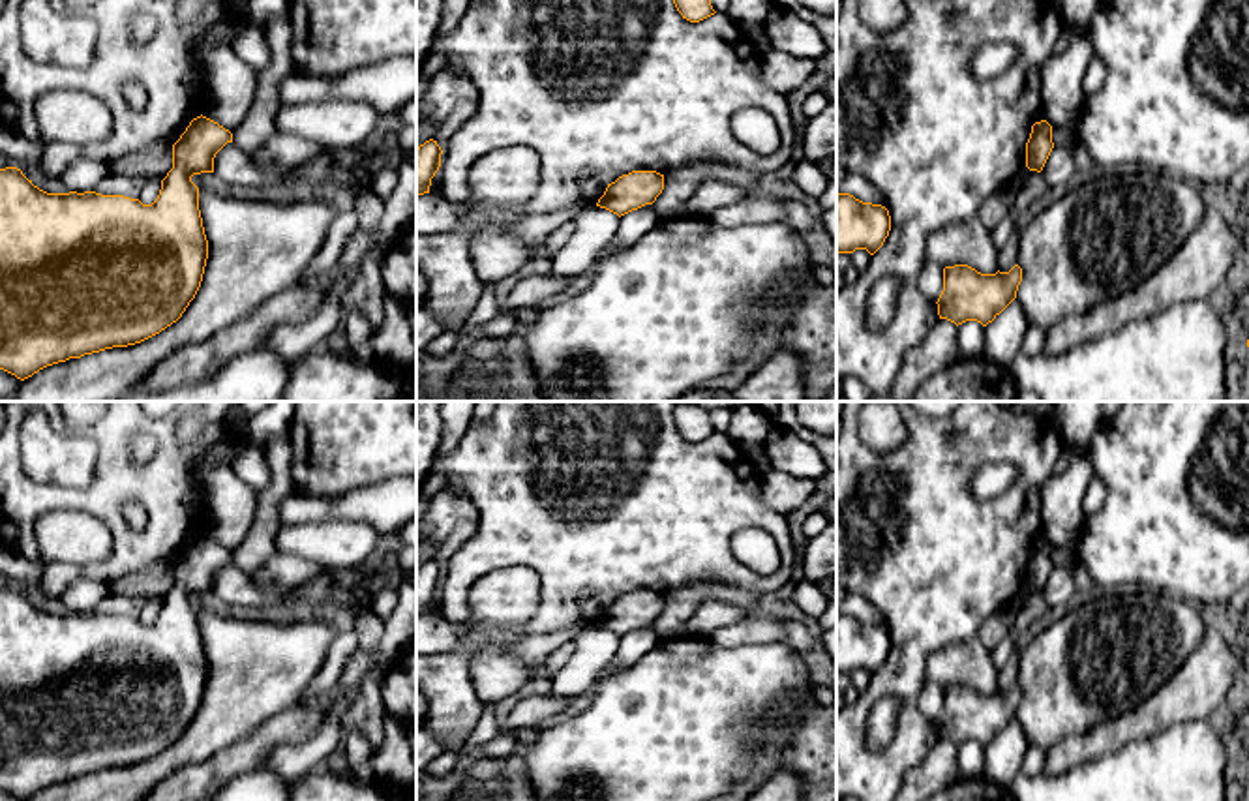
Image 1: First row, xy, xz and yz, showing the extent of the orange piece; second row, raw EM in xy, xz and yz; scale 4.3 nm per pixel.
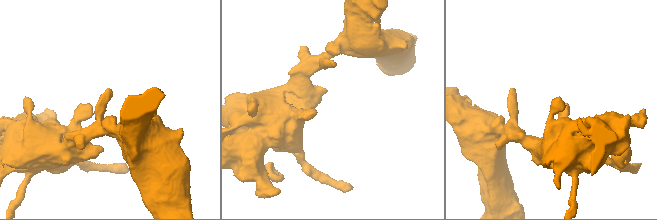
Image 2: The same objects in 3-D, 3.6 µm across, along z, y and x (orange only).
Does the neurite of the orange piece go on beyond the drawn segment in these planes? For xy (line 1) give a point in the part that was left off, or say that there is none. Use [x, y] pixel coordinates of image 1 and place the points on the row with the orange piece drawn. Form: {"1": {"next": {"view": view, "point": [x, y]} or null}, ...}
{"1": {"next": null}}

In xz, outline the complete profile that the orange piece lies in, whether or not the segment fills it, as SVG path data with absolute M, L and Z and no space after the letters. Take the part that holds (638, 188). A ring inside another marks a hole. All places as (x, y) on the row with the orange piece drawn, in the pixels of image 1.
M632 171L608 184L596 206L606 208L619 218L653 204L664 189L664 174L656 171Z

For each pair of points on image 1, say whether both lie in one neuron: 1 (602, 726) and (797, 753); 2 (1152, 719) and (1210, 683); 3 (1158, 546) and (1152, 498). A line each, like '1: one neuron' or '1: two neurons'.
1: two neurons
2: one neuron
3: one neuron

